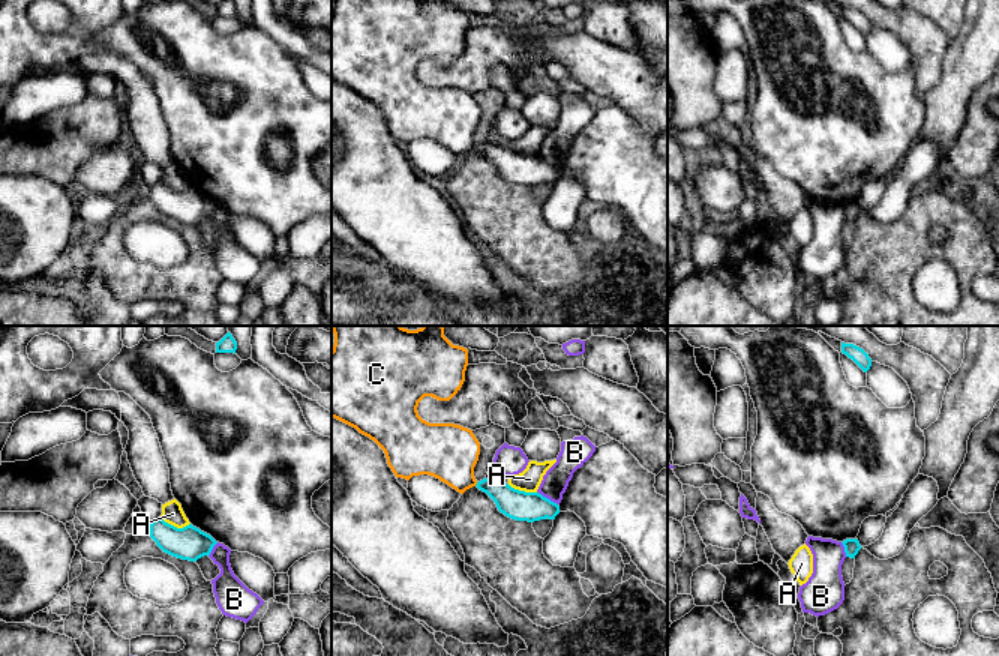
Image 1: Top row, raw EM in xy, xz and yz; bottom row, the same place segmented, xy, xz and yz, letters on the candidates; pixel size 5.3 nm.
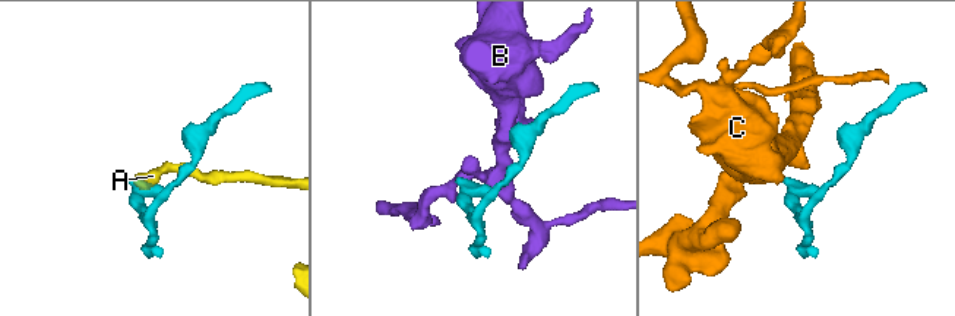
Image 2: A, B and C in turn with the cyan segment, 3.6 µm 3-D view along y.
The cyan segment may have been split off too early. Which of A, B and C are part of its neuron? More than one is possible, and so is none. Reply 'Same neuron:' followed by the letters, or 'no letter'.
Same neuron: C

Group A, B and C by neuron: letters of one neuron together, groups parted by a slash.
A / B / C

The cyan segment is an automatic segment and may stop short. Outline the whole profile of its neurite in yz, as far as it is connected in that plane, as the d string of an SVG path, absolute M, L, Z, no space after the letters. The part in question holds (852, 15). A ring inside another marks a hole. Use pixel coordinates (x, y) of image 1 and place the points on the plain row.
M842 6L842 17L852 23L864 36L870 33L872 23L862 12Z

